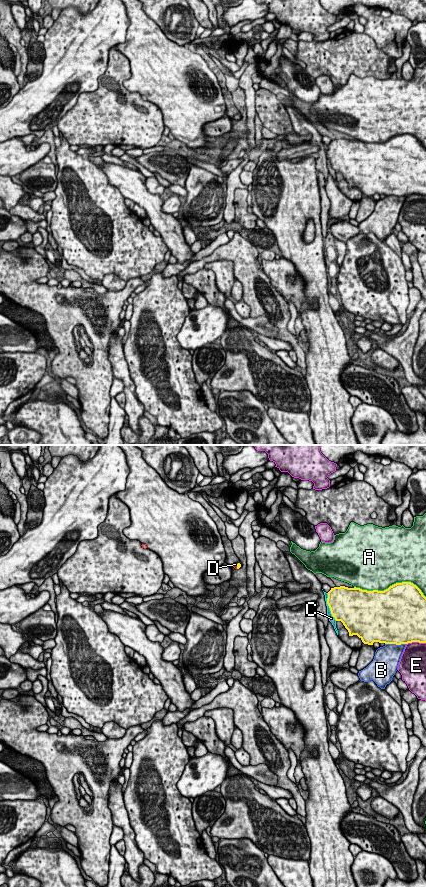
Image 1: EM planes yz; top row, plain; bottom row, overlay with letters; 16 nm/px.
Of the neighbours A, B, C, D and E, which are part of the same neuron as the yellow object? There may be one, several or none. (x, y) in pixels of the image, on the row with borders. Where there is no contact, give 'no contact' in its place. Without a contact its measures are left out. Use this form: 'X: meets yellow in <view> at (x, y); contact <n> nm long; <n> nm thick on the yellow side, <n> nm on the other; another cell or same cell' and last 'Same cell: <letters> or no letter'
A: meets yellow in yz at (391, 586); contact 1150 nm long; 500 nm thick on the yellow side, 480 nm on the other; another cell
B: meets yellow in yz at (395, 643); contact 340 nm long; 500 nm thick on the yellow side, 380 nm on the other; another cell
C: meets yellow in yz at (329, 607); contact 480 nm long; 500 nm thick on the yellow side, 90 nm on the other; another cell
D: meets yellow in yz at (237, 566); contact 100 nm long; 60 nm thick on the yellow side, 60 nm on the other; same cell
E: meets yellow in yz at (415, 641); contact 320 nm long; 480 nm thick on the yellow side, 380 nm on the other; another cell
Same cell: D

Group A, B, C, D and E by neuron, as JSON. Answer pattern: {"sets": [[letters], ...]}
{"sets": [["A"], ["B"], ["C"], ["D"], ["E"]]}

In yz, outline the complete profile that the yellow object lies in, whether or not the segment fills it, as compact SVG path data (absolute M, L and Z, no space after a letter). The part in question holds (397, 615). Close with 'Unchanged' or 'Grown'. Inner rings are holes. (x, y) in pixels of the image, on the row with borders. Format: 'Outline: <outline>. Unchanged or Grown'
Outline: M411 582L396 583L384 591L340 586L331 588L327 594L332 616L343 623L349 636L357 635L364 644L426 643L426 597Z. Unchanged

